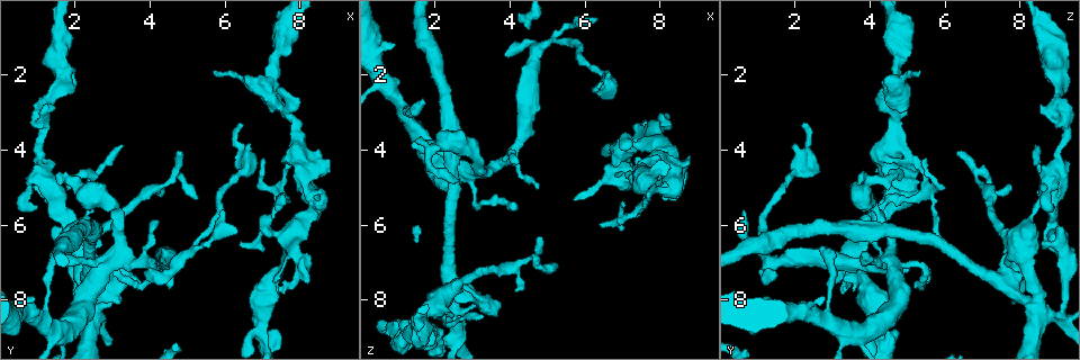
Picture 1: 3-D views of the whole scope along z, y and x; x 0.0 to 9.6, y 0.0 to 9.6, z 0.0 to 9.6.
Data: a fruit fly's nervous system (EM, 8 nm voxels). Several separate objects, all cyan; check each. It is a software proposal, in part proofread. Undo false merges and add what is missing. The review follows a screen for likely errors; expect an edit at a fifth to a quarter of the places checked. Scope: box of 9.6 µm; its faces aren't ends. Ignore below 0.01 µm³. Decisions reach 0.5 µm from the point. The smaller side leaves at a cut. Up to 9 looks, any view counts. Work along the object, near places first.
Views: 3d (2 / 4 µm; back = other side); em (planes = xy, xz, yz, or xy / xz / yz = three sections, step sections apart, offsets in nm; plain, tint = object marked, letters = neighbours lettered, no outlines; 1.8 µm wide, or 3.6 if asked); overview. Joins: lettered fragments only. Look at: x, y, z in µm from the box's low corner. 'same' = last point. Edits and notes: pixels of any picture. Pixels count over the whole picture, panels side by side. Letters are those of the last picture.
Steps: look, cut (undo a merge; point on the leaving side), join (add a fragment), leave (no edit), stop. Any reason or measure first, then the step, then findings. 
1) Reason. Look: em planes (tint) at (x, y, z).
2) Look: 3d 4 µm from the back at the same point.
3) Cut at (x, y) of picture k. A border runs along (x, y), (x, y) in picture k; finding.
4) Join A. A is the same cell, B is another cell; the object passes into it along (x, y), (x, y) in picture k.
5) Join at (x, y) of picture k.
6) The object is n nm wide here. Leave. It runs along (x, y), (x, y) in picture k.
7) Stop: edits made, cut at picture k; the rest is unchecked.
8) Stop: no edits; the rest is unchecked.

An open end. Look: em planes (tint) at (1.65, 4.95, 3.70).

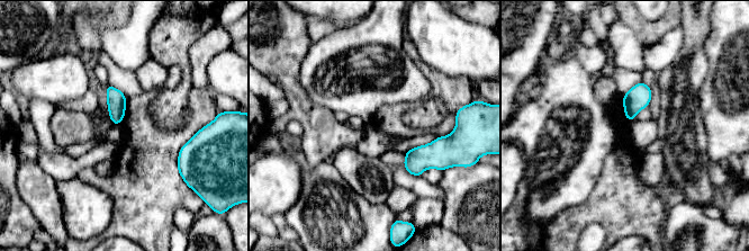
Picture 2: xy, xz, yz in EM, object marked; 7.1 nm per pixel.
Look: em planes (letters) at the same point.

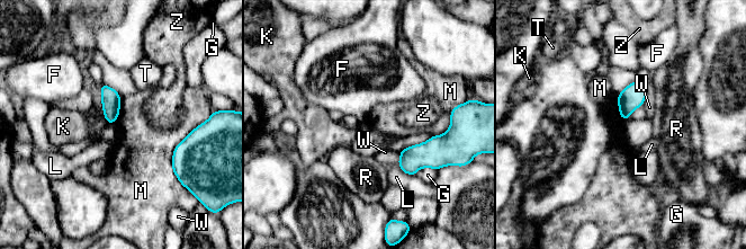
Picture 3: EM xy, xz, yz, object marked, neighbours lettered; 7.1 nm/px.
The object is 140 nm wide here. Leave. F, G, K, L, M, R, T, W and Z are other cells; a border runs along (195, 126), (172, 152), (176, 177) in picture 3; none of them fits.

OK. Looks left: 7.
Calibre changes. Look: 3d 4 µm at (2.95, 7.00, 4.65).

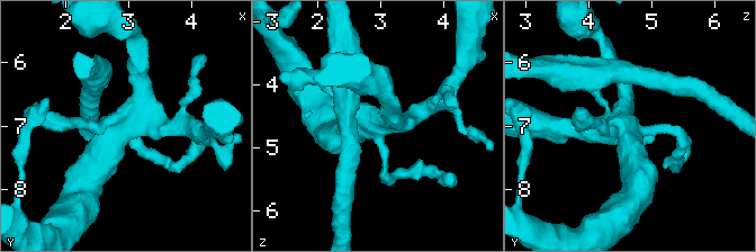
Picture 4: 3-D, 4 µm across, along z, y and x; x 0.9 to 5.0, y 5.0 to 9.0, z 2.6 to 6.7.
Look: em planes (plain) at (2.95, 7.10, 4.70).

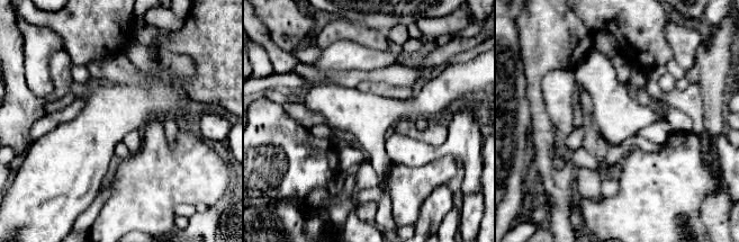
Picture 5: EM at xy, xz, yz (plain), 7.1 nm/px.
What lies round it. Look: em planes (letters) at the same point.

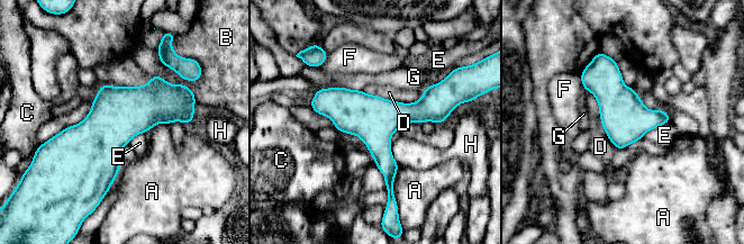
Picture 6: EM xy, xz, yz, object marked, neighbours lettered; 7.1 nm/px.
The longest contact is with D, 440 nm. Leave. A, B, C, D, E, F, G and H are other cells; a border runs along (670, 122), (650, 129), (642, 138) in picture 6; one neuron here.

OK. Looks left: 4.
Side arm on a straight run. Look: 3d 2 µm at (7.25, 2.60, 4.75).

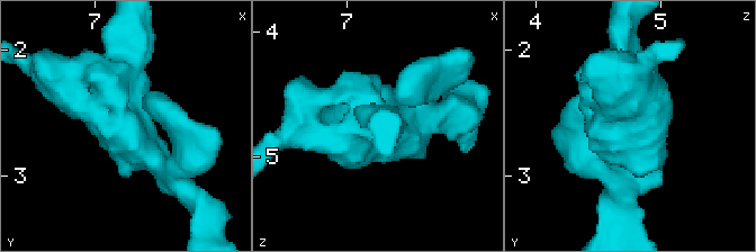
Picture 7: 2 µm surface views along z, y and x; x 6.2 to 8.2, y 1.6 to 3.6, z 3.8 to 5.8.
Look: em planes (letters) at (7.28, 2.60, 4.78).

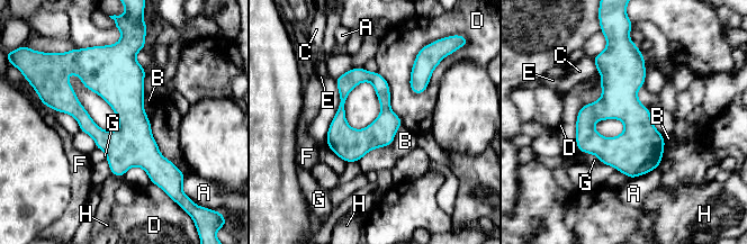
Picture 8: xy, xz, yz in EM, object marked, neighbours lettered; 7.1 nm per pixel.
Leave. A, B, C, D, E, F, G and H are other cells; continuous, no second neuron.

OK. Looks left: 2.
An open end. Look: em 3.6 µm planes (letters) at (6.30, 3.25, 2.20).

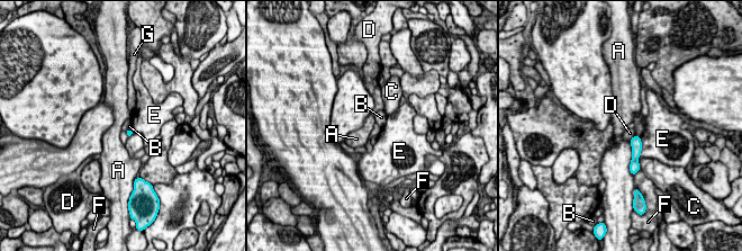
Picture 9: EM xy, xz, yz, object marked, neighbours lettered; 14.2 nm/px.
The longest contact is with A, 360 nm. Leave. A, B, C, D, E, F and G are other cells; a border runs along (635, 134), (630, 140) in picture 9; no lettered fragment goes on from it.

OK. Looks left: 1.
Stop: no edits; the rest is unchecked.

